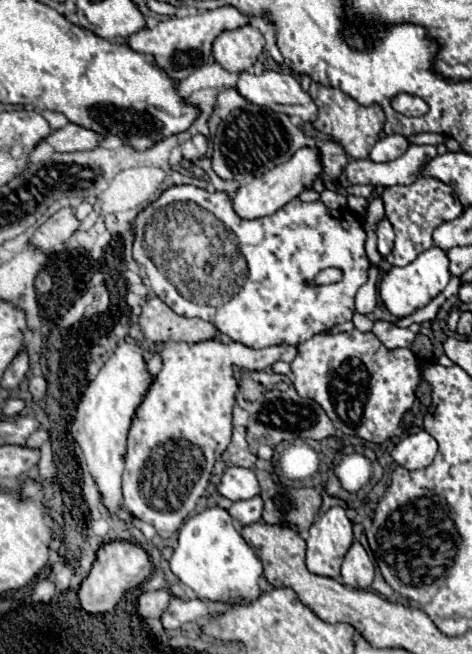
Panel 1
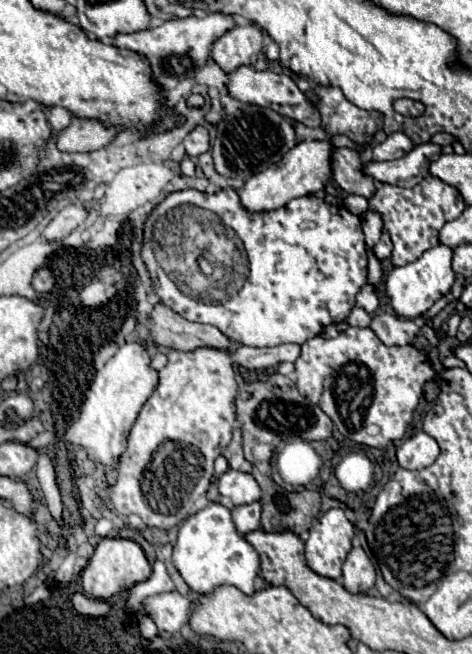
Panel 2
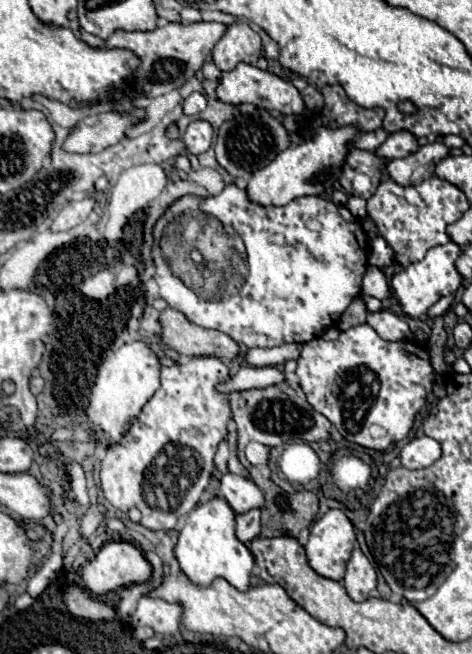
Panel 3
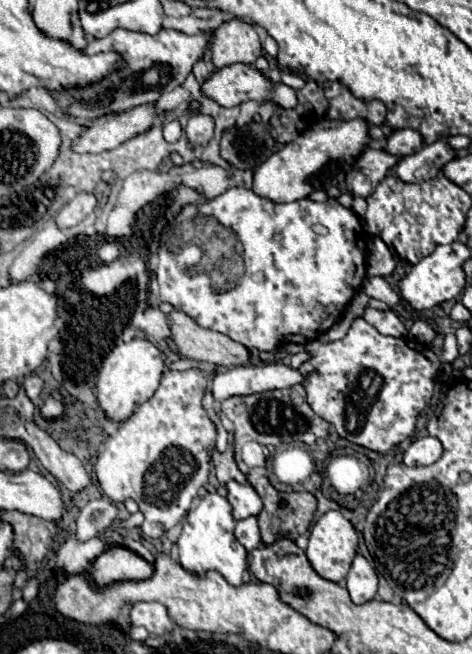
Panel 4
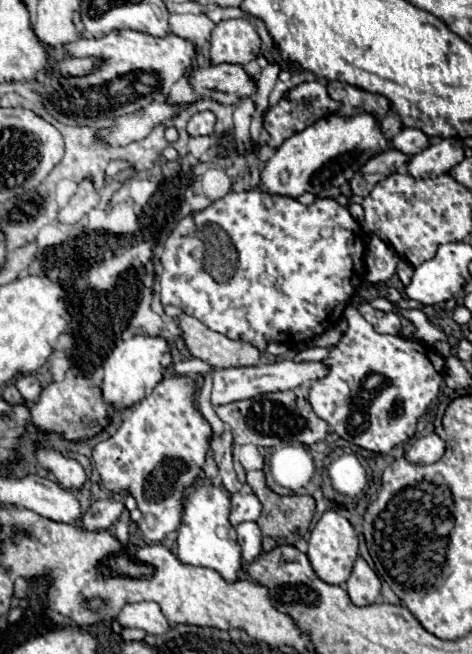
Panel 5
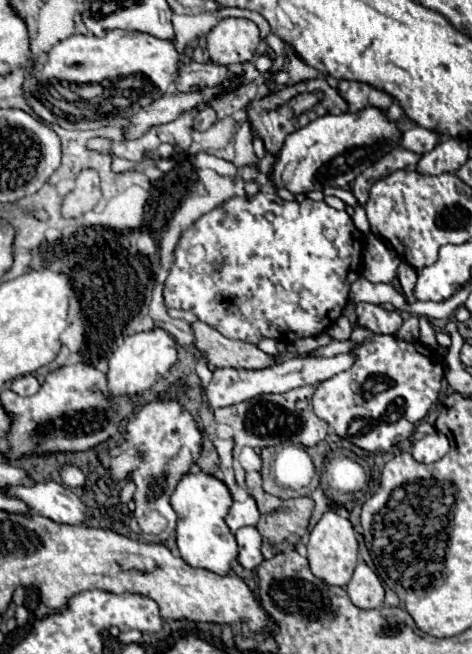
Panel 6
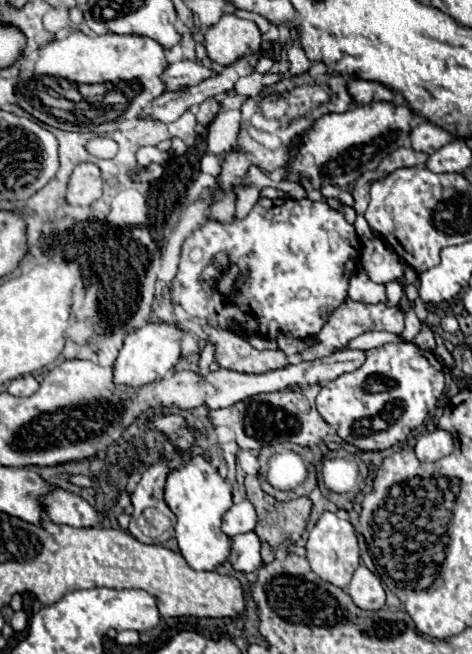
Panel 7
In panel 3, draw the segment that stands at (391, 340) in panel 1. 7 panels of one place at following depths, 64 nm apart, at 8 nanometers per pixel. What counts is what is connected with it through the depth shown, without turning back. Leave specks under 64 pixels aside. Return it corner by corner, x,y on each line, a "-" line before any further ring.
388,310
380,312
368,312
366,320
384,340
412,340
412,332
404,320
400,320
396,314

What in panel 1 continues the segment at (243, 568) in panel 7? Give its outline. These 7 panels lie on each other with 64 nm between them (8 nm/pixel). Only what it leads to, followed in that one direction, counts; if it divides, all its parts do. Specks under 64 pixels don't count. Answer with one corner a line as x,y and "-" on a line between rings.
256,496
252,500
238,500
232,504
232,508
228,512
238,528
244,528
248,524
256,524
262,518
262,498

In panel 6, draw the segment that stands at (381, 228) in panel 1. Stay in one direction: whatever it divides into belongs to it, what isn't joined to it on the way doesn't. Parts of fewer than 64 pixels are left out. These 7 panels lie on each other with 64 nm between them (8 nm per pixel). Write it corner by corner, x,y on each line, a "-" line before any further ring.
368,236
362,262
364,262
362,276
368,278
370,282
392,282
400,266
400,258
396,256
396,252
390,250
376,236

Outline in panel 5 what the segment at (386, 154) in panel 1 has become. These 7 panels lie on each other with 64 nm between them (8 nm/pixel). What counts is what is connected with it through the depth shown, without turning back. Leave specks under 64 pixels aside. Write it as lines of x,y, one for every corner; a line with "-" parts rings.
402,128
402,132
392,138
392,144
400,152
414,156
414,154
420,154
424,148
428,148
430,138
418,128

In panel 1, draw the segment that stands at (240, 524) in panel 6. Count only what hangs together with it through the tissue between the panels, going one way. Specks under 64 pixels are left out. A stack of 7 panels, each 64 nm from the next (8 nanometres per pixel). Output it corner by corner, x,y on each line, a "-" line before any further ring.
230,466
224,470
222,480
218,484
218,492
226,496
228,500
250,500
252,496
260,494
260,486
256,480
256,474
248,468

